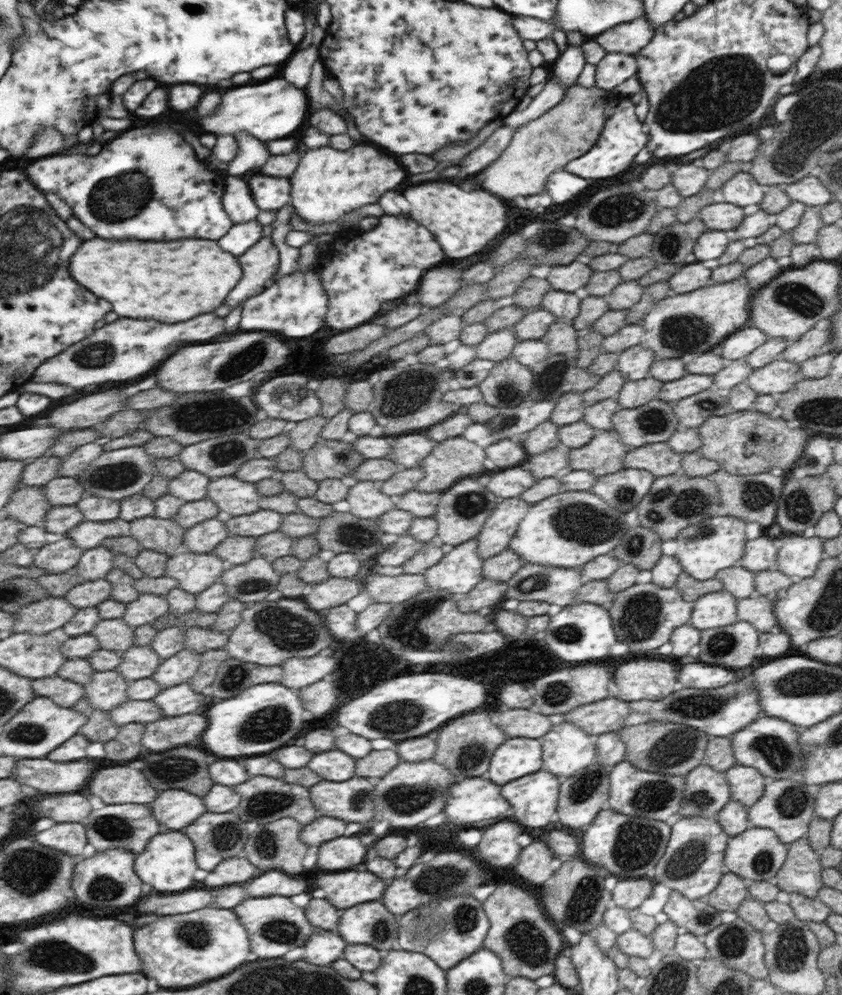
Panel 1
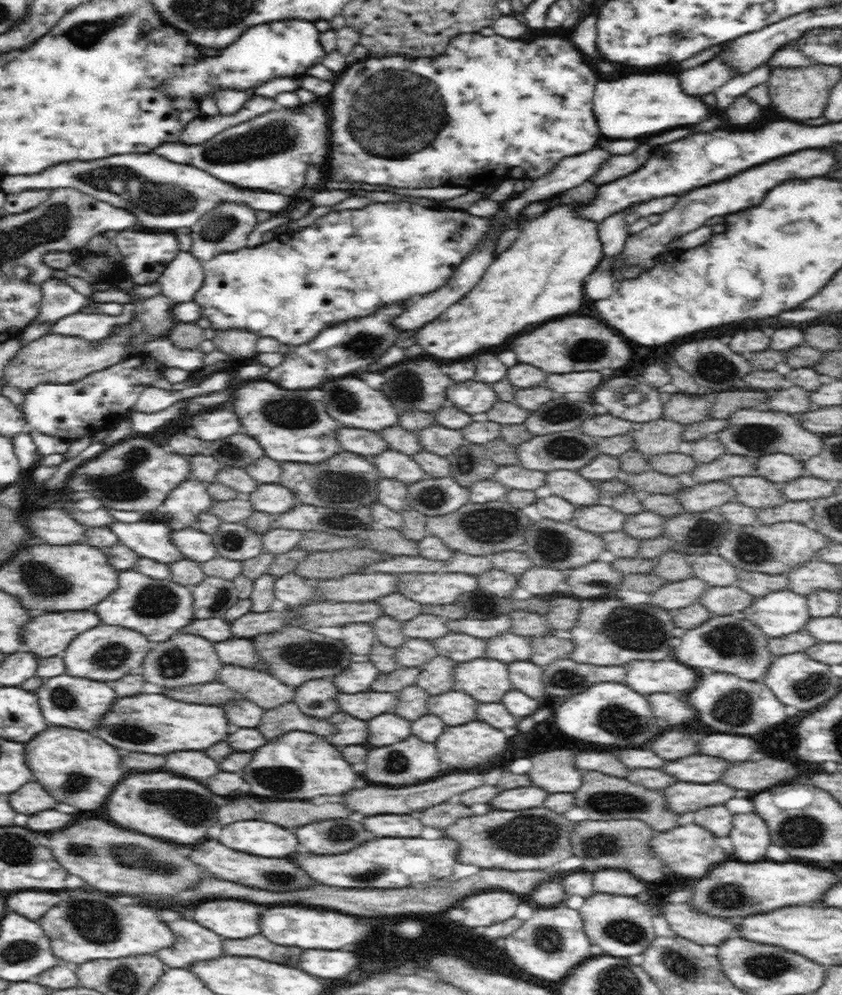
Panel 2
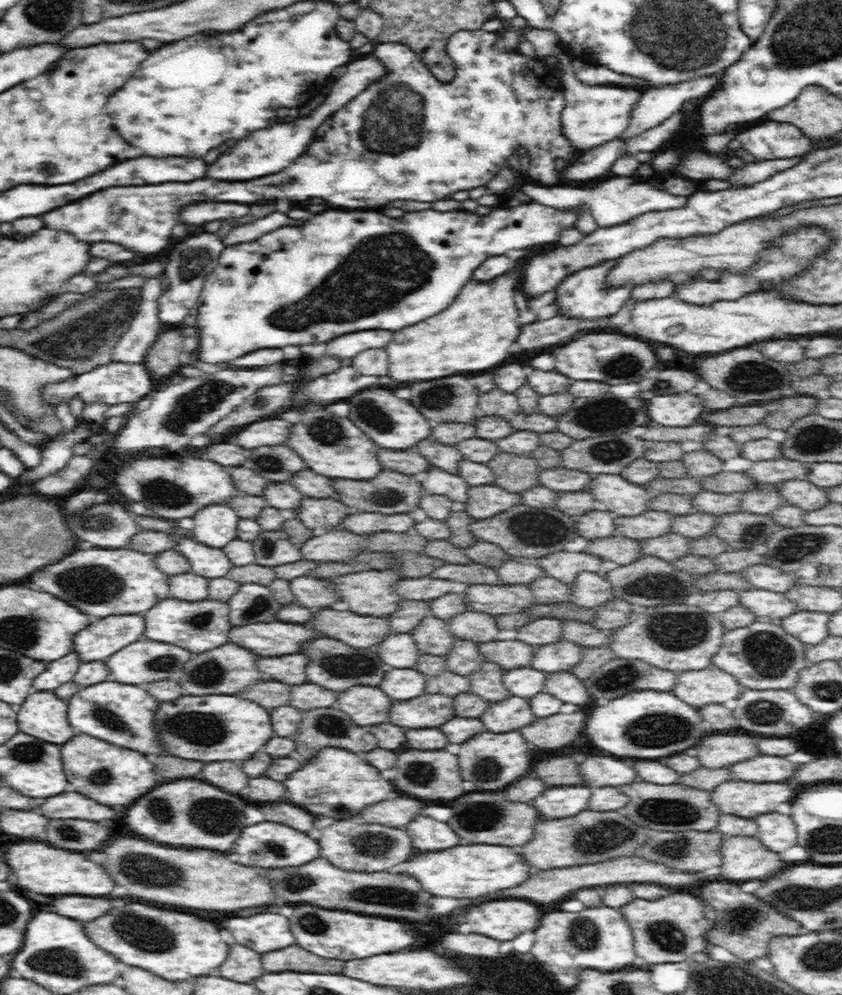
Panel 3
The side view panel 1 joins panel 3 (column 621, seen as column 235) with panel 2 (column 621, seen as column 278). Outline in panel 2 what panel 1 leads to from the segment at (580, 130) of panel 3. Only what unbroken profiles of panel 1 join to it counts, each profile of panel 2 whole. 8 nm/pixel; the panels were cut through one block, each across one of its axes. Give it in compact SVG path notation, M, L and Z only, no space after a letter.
M674 74L652 76L628 76L616 82L600 82L594 92L594 118L600 134L610 140L626 140L658 134L678 126L690 126L702 122L708 114L706 106L690 96L684 96Z

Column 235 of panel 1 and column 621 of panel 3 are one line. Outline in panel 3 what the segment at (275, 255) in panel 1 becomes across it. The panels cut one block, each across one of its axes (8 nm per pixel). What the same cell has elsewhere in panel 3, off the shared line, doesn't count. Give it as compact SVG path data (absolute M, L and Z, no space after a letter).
M604 262L598 266L600 268L582 269L558 286L556 304L562 316L598 320L614 316L628 300L630 292L626 292L626 288L622 288L622 292L606 292L606 296L602 296L602 276L606 276L608 264Z

